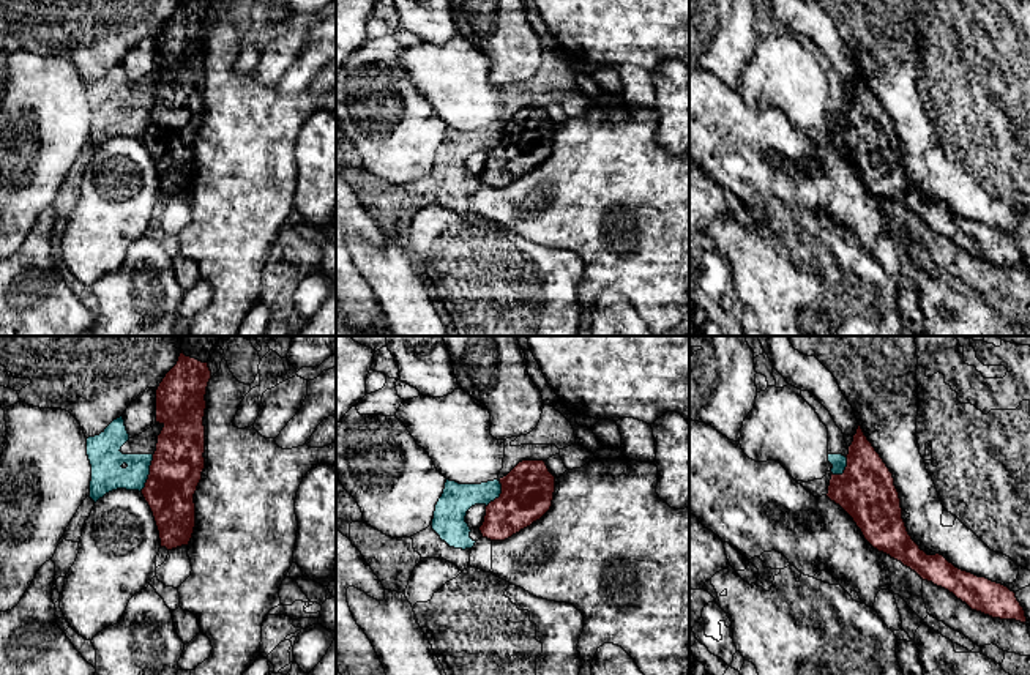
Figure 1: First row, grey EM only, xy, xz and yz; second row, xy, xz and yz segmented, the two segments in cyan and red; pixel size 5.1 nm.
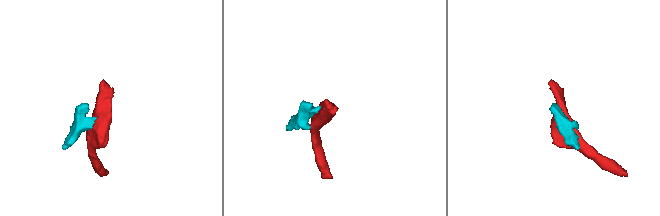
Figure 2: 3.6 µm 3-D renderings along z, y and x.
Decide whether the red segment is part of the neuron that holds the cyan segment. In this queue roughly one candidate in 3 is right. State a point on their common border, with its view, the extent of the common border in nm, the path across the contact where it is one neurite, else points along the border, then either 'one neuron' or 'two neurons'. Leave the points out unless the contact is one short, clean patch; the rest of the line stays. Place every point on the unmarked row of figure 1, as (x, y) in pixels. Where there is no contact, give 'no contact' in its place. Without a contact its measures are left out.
meets cyan in xy at (149, 120); contact 200 nm long; two neurons

